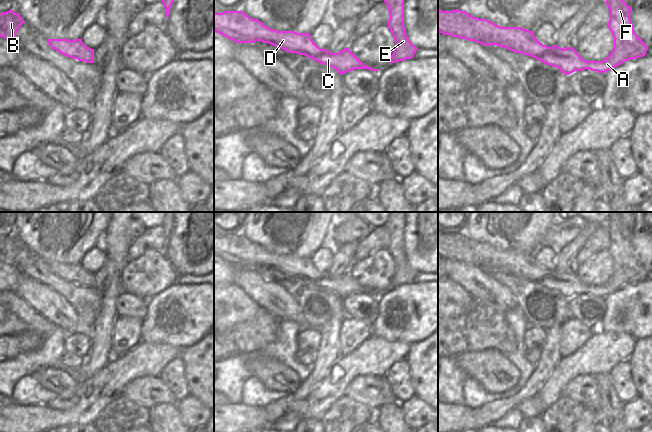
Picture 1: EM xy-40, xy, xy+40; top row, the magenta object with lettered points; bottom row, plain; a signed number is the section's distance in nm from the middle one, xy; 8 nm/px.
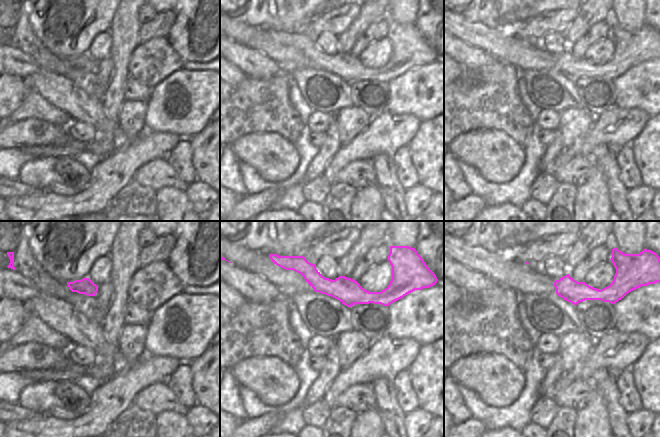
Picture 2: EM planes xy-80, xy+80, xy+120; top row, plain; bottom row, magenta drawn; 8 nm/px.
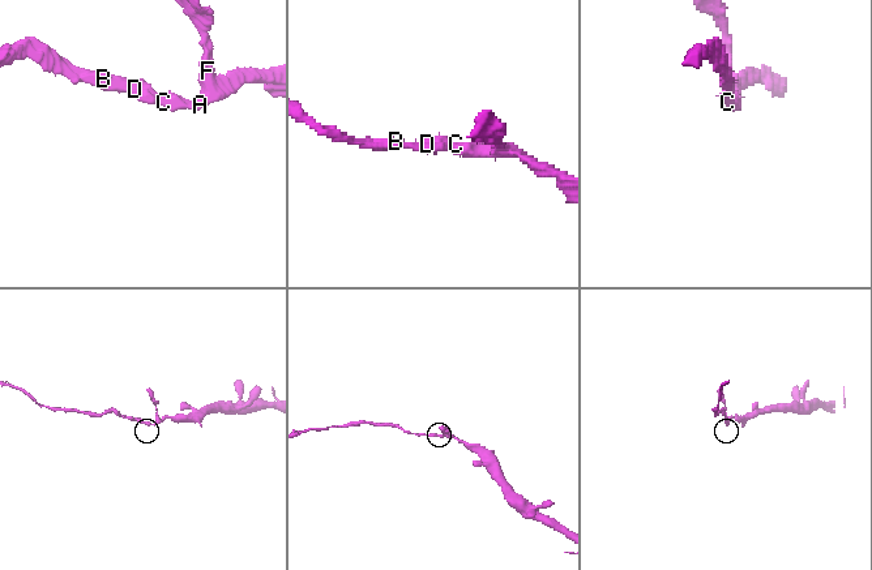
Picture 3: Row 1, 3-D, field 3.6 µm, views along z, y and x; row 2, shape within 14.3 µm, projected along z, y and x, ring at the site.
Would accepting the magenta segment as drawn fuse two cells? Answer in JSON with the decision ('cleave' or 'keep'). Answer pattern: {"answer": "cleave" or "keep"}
{"answer": "cleave"}

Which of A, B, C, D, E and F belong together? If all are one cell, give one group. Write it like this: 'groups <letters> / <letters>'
groups A C E F / B D

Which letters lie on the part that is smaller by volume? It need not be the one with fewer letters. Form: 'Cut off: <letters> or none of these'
Cut off: B, D

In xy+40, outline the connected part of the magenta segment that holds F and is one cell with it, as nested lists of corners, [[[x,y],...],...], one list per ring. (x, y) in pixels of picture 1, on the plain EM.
[[[611,212],[606,228],[610,234],[608,252],[614,262],[614,272],[603,285],[587,285],[573,271],[563,273],[557,269],[535,282],[569,299],[585,293],[605,297],[625,285],[645,280],[648,270],[636,258],[630,242],[632,231],[629,231],[620,220],[618,212]]]

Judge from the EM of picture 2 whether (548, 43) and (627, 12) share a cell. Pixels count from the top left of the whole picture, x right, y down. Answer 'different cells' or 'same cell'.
different cells

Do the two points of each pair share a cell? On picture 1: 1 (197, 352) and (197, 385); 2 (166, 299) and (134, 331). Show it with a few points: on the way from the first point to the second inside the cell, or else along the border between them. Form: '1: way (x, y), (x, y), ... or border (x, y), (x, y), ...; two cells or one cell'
1: way (199, 360), (199, 377); one cell
2: border (141, 321), (142, 340); two cells

